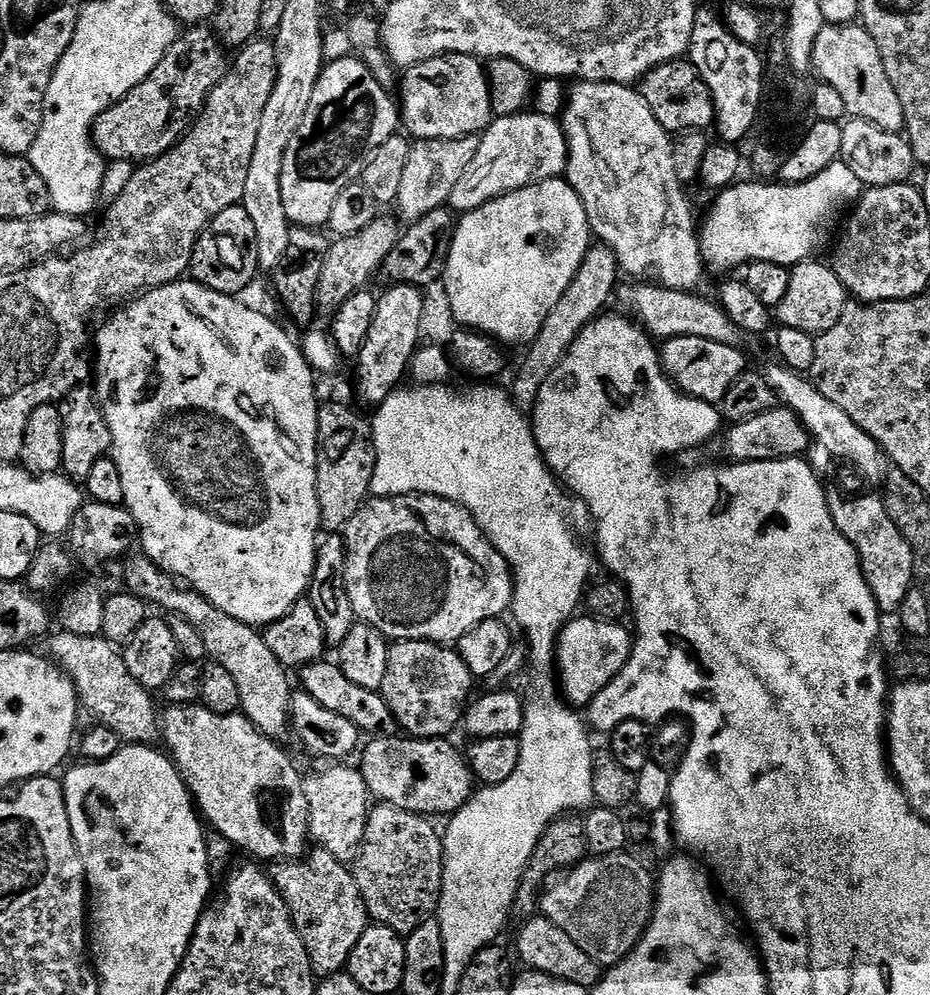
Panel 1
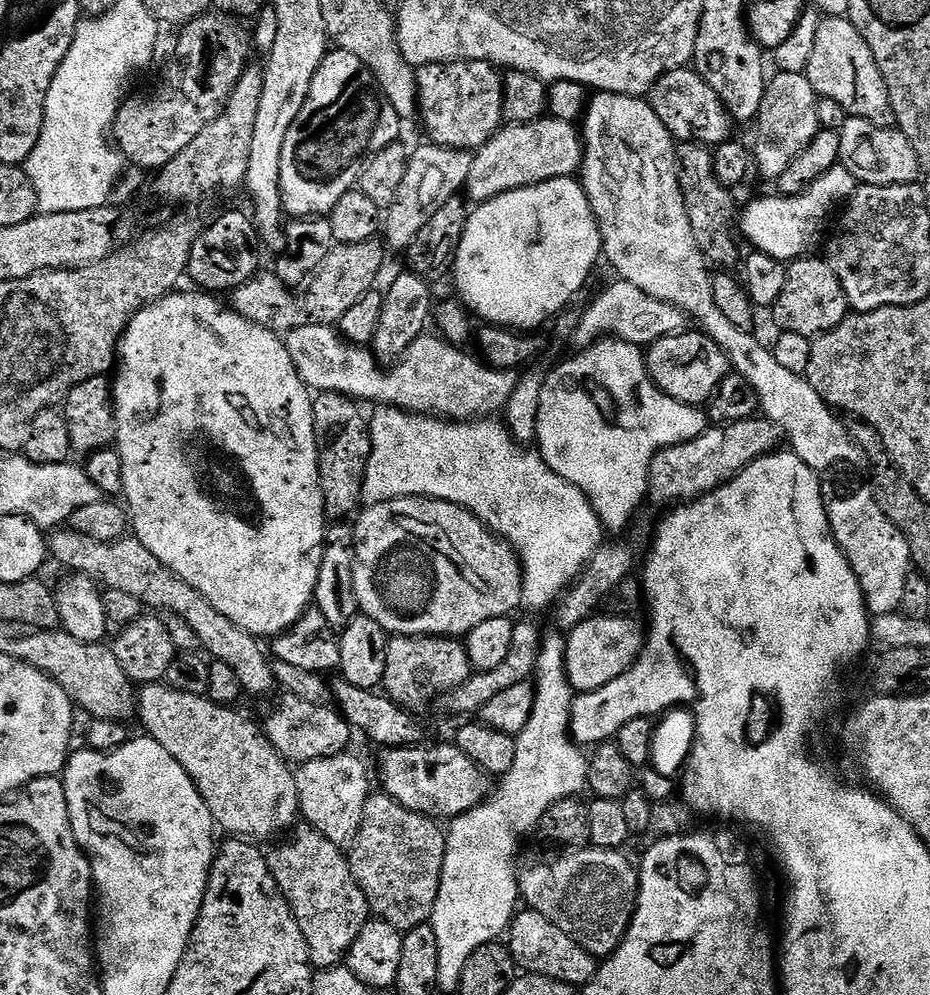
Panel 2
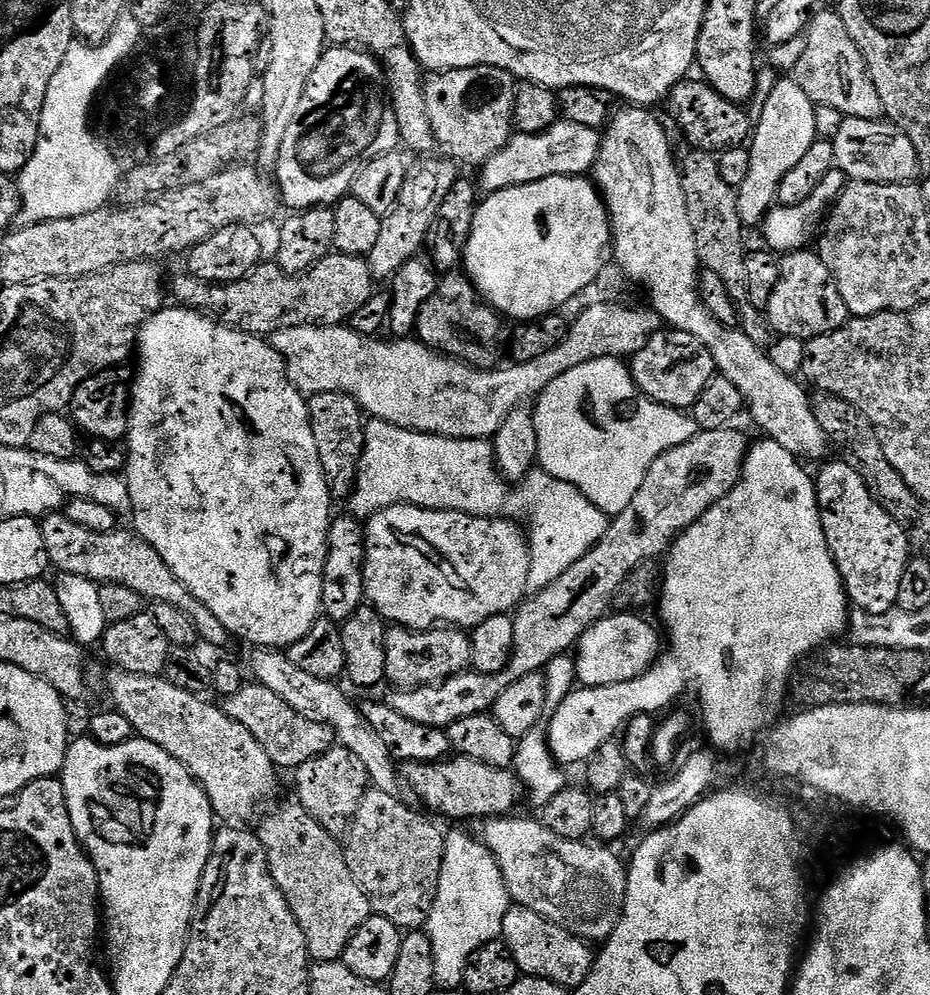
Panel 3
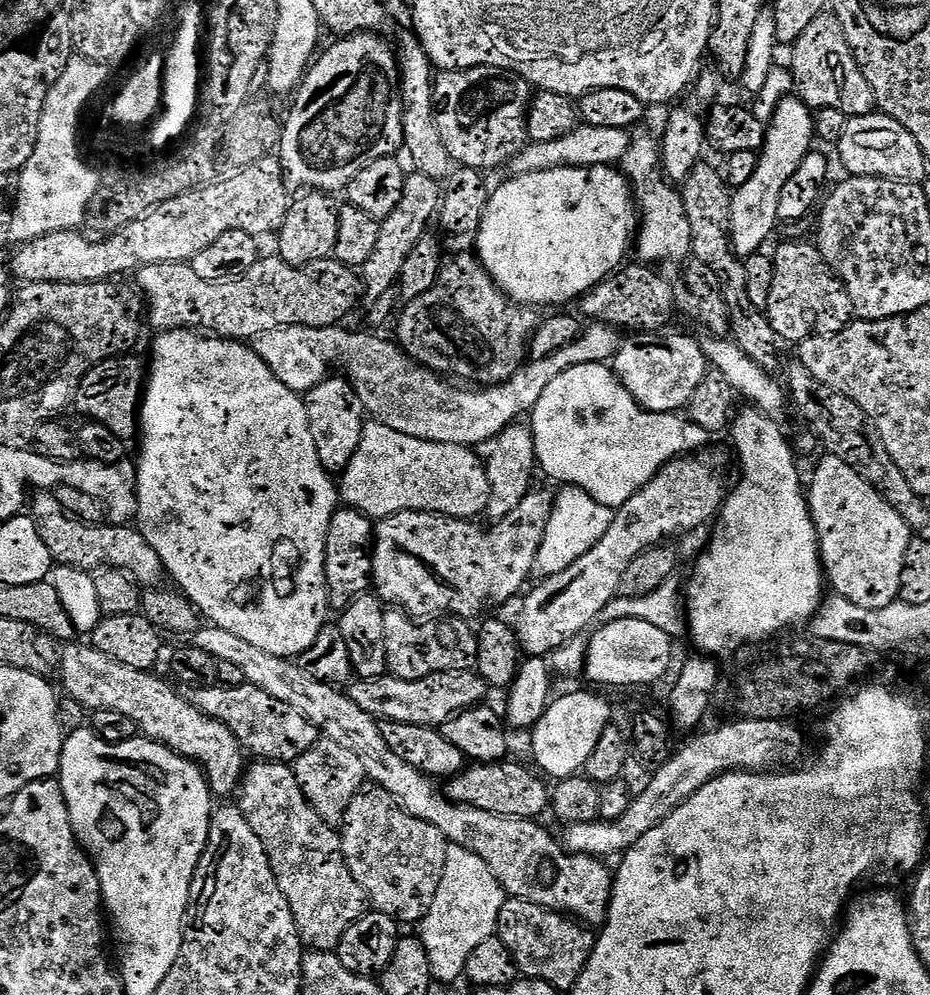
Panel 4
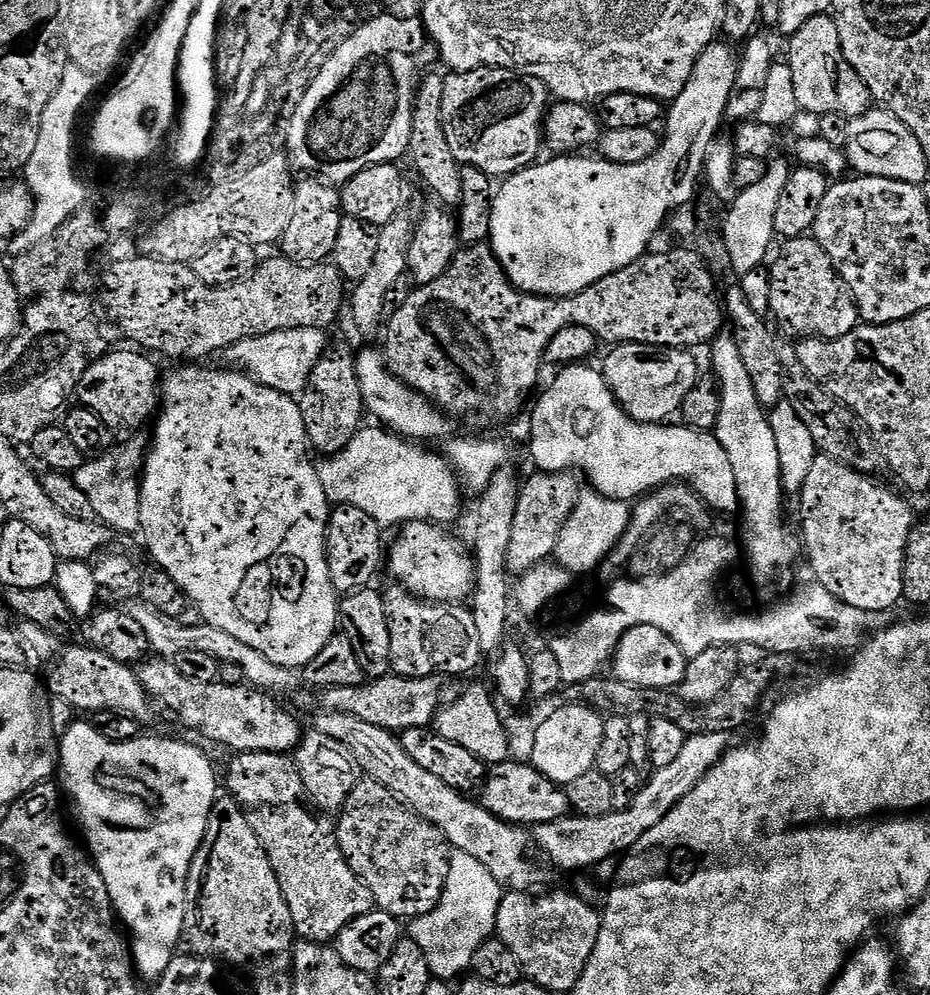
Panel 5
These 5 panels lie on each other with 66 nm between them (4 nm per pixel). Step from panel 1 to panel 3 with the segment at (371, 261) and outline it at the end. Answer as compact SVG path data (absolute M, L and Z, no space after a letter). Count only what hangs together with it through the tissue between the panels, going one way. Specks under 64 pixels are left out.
M333 251L331 254L326 255L320 259L320 261L313 266L309 272L302 272L298 276L287 276L282 269L280 269L279 264L275 262L261 262L257 264L256 269L253 270L251 274L248 276L243 276L240 280L236 280L233 284L213 284L211 286L206 283L204 280L200 280L197 276L193 276L191 274L183 274L184 276L180 276L176 281L171 281L170 284L170 296L172 296L177 305L183 306L185 308L194 308L197 312L205 313L225 324L231 326L231 328L238 328L242 332L251 332L254 336L259 336L261 338L271 337L273 332L277 332L278 330L290 330L294 326L322 326L325 328L326 326L344 326L351 321L354 313L357 312L361 308L361 306L366 306L366 302L370 302L370 298L372 297L372 293L374 291L374 277L372 275L372 267L368 265L367 259L363 256L344 256L341 252Z

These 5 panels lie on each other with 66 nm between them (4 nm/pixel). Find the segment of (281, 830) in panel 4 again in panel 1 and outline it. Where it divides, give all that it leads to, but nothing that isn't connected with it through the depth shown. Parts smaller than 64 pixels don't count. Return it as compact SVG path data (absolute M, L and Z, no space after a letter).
M316 846L307 853L306 858L291 862L280 862L271 869L272 885L280 891L280 897L286 902L288 912L292 915L292 924L298 930L302 942L308 951L312 971L317 977L335 976L343 973L348 967L348 959L358 946L358 938L370 927L370 917L362 894L352 877L351 867L334 858L325 848Z

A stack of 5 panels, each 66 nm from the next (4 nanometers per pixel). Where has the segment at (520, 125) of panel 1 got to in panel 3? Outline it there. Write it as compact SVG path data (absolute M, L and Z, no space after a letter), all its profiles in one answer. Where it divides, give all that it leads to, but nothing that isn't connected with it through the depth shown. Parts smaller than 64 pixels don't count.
M560 118L542 134L516 134L479 169L478 184L485 193L506 190L551 176L584 176L596 166L602 136L597 129Z

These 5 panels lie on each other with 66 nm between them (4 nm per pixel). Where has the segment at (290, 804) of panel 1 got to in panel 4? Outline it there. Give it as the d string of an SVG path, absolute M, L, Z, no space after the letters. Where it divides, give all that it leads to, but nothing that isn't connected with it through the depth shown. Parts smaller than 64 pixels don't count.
M68 642L61 647L64 648L60 652L61 685L59 684L59 687L62 689L62 692L62 687L64 687L65 694L68 695L74 703L81 704L82 707L88 708L87 710L91 710L92 712L101 712L102 710L118 710L118 714L126 714L126 718L130 718L130 722L134 722L136 731L141 737L152 740L155 744L166 746L170 749L170 751L177 752L180 756L185 756L187 760L191 760L192 763L197 764L206 779L208 779L208 786L212 789L213 797L220 798L220 796L228 796L231 794L231 792L233 795L233 793L239 789L242 783L242 777L246 772L246 753L244 749L240 747L240 743L238 743L238 741L236 741L234 738L234 734L230 734L230 730L226 726L222 726L222 724L217 720L211 720L206 713L199 712L196 707L193 706L191 699L184 697L183 700L183 698L179 696L181 693L177 691L175 687L172 687L172 689L168 685L163 684L163 682L156 677L156 674L153 674L152 672L143 672L142 670L130 670L130 666L122 666L118 662L114 662L110 658L106 658L106 654L102 654L99 650L89 646L87 643L84 643L85 645L80 643L81 642Z

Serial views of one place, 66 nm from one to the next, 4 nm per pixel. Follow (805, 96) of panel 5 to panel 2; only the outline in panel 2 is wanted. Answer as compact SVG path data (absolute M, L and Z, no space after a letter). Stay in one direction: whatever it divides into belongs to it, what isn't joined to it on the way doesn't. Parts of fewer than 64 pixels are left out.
M842 16L821 19L806 75L819 97L838 102L849 117L881 126L893 123L890 94L886 90L882 70L878 70L878 62L874 62L874 54L870 46L866 46L866 38L862 38L851 20Z

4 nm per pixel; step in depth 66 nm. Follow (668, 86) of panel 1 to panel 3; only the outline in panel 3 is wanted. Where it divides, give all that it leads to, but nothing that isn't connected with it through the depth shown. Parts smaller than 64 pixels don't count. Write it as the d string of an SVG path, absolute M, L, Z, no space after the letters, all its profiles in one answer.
M685 78L673 86L666 97L668 112L680 132L689 140L693 149L719 154L726 150L743 148L751 141L754 121L741 105L722 98L703 79Z

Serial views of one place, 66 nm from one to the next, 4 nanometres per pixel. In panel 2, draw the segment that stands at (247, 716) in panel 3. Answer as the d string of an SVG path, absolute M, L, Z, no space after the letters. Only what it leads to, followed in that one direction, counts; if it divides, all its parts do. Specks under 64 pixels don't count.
M291 694L281 695L280 705L268 716L268 725L262 731L274 746L276 753L289 765L299 766L314 762L314 758L334 758L349 751L354 730L335 707L312 704Z

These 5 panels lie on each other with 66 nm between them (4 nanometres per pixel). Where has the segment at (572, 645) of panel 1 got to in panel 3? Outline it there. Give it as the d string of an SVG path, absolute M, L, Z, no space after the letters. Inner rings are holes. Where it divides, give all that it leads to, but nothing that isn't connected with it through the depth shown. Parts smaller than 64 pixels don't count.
M616 612L599 620L574 649L577 681L585 688L614 686L618 682L630 682L656 663L662 651L662 636L644 621L640 614ZM660 635L660 636L659 636Z

